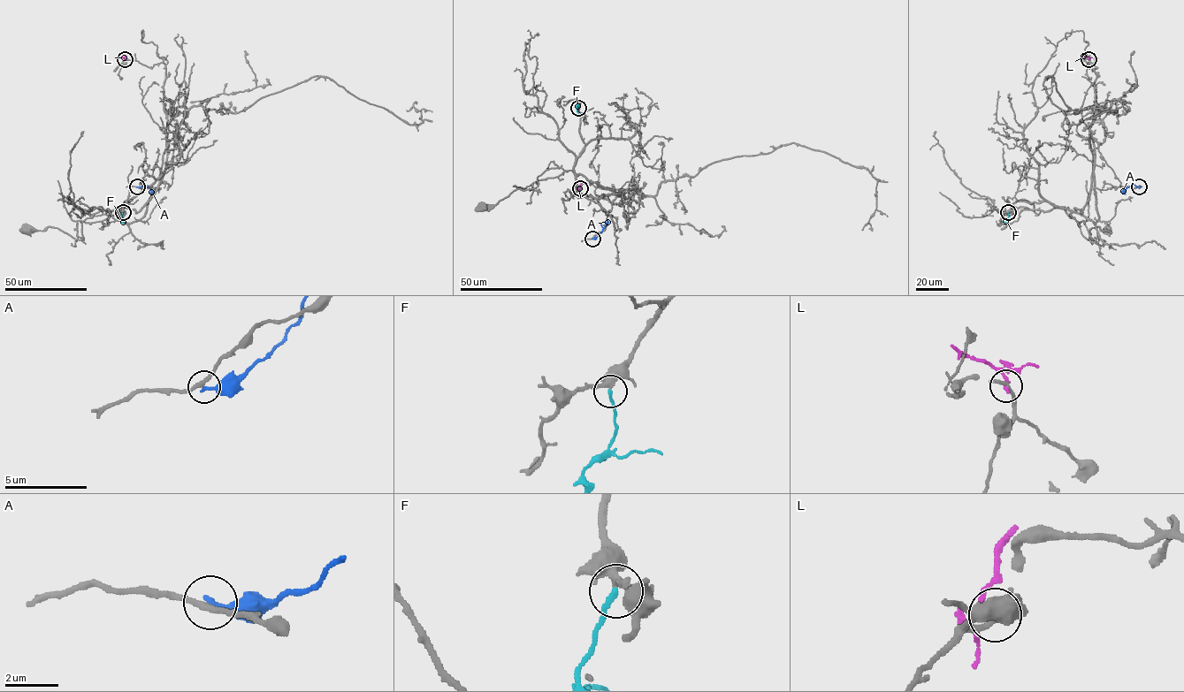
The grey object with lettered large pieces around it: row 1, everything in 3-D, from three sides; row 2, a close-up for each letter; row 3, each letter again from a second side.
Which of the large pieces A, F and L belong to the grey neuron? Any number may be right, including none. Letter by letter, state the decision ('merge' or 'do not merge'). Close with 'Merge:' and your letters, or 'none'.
A: do not merge
F: merge
L: do not merge
Merge: F

